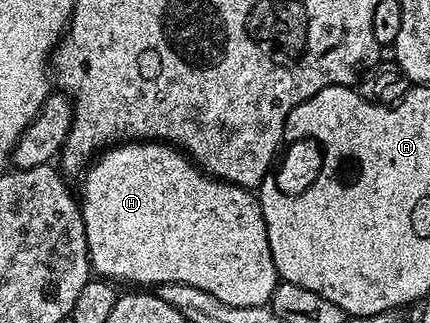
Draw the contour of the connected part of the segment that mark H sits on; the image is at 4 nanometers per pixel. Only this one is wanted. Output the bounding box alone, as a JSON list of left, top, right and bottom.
[80,140,280,306]

